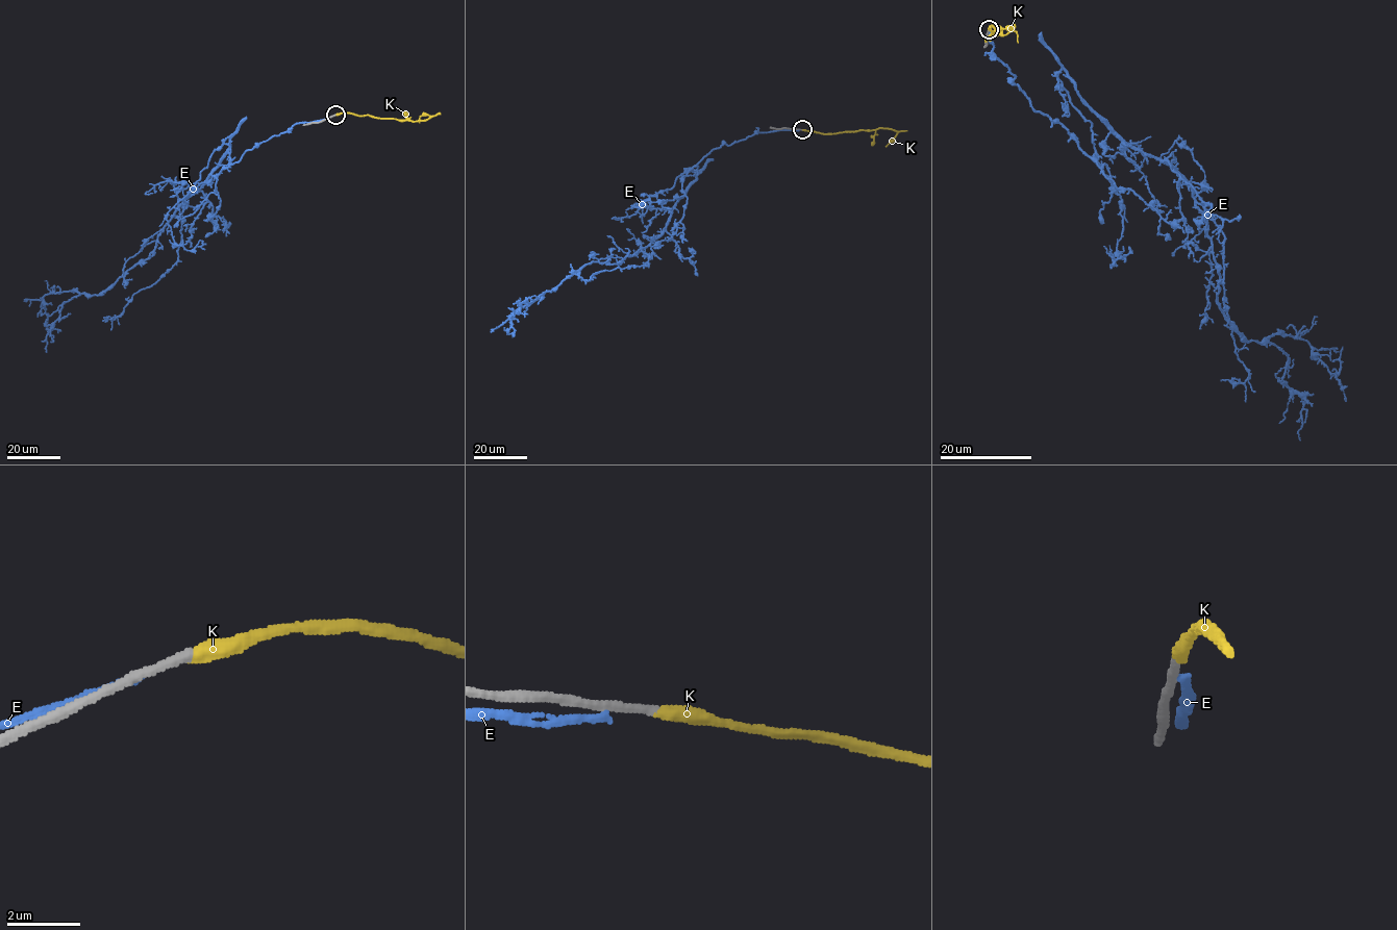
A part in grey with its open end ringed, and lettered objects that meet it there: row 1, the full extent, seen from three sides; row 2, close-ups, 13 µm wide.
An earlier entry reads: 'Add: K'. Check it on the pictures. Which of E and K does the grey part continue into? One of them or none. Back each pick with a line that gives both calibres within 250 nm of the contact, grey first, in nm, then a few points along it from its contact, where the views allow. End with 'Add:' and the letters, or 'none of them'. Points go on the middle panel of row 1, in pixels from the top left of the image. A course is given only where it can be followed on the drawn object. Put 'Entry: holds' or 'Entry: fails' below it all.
K: calibres 280 and 400 nm; course (802, 129), (834, 134), (894, 129), (896, 136), (887, 147)
Add: K
Entry: holds

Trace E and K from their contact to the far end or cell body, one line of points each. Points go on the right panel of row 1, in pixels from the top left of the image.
E: (988, 32), (1089, 156), (1114, 133), (1175, 171), (1221, 312), (1248, 341), (1305, 340), (1345, 401)
K: (988, 29), (992, 26), (996, 29), (986, 40), (994, 30), (1006, 28), (1016, 32), (1018, 42)

